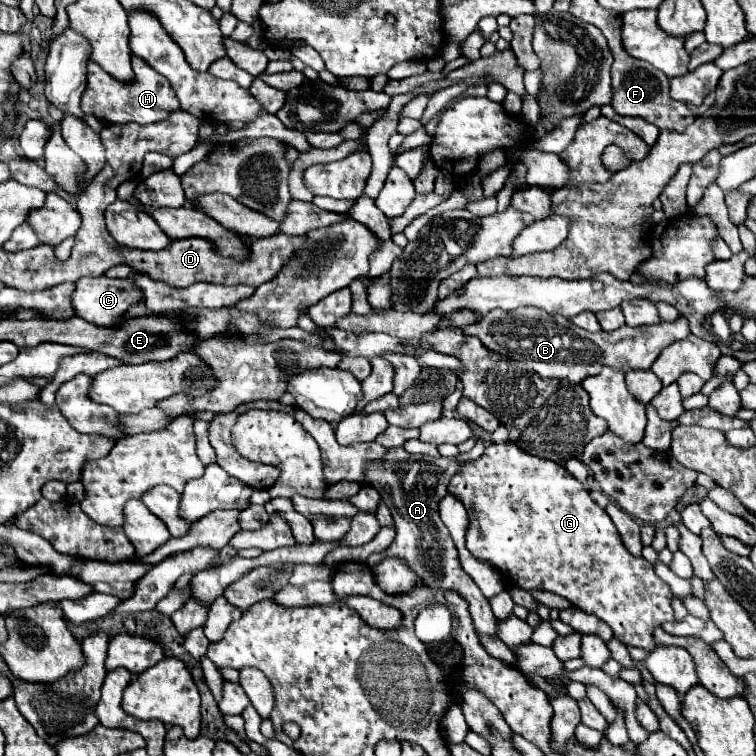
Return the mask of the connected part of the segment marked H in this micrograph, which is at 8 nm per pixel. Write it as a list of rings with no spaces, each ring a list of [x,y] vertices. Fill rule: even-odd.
[[[132,57],[132,67],[136,73],[136,79],[132,83],[120,83],[112,79],[112,75],[104,73],[104,69],[98,63],[88,63],[88,85],[82,95],[82,111],[86,115],[94,115],[102,123],[156,123],[168,119],[168,115],[176,109],[180,109],[176,93],[172,91],[168,79],[164,79],[160,73],[156,73],[144,59]]]

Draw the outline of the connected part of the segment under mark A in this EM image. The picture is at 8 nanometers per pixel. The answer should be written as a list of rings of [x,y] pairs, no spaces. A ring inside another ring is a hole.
[[[404,447],[388,449],[380,463],[366,465],[364,485],[376,487],[380,491],[384,503],[388,505],[394,523],[396,523],[396,539],[384,553],[374,553],[368,557],[370,567],[376,567],[384,557],[404,559],[406,565],[430,587],[456,591],[462,599],[468,601],[470,617],[478,633],[496,635],[496,617],[490,609],[488,599],[480,593],[472,577],[462,569],[458,549],[450,537],[450,531],[440,519],[438,503],[448,493],[448,481],[462,467],[462,463],[454,457],[426,457],[412,455]]]

